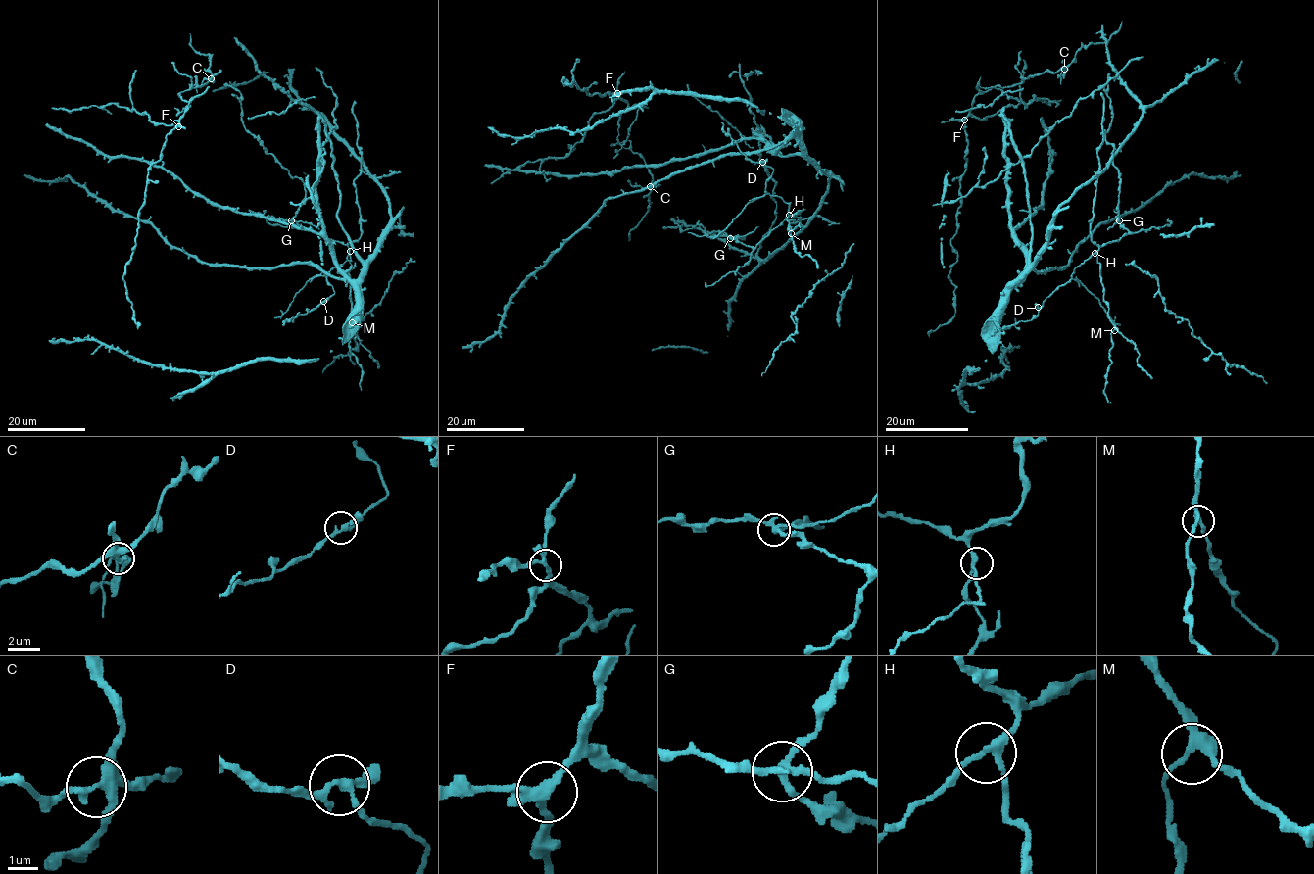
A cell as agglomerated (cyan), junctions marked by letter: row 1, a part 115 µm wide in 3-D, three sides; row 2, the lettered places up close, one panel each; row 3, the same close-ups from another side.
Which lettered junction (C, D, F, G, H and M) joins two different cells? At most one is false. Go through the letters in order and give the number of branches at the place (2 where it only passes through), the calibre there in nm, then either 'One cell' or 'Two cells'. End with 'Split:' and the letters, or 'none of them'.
C: Branches: 4. Thickness 360 nm. One cell
D: Branches: 4. Thickness 200 nm. One cell
F: Branches: 4. Thickness 240 nm. One cell
G: Branches: 4. Thickness 240 nm. Two cells
H: Branches: 3. Thickness 240 nm. One cell
M: Branches: 3. Thickness 280 nm. One cell
Split: G

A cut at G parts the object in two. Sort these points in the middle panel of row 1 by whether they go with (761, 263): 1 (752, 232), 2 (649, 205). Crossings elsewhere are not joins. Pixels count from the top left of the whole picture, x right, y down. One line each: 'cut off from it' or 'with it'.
1: cut off from it
2: with it

